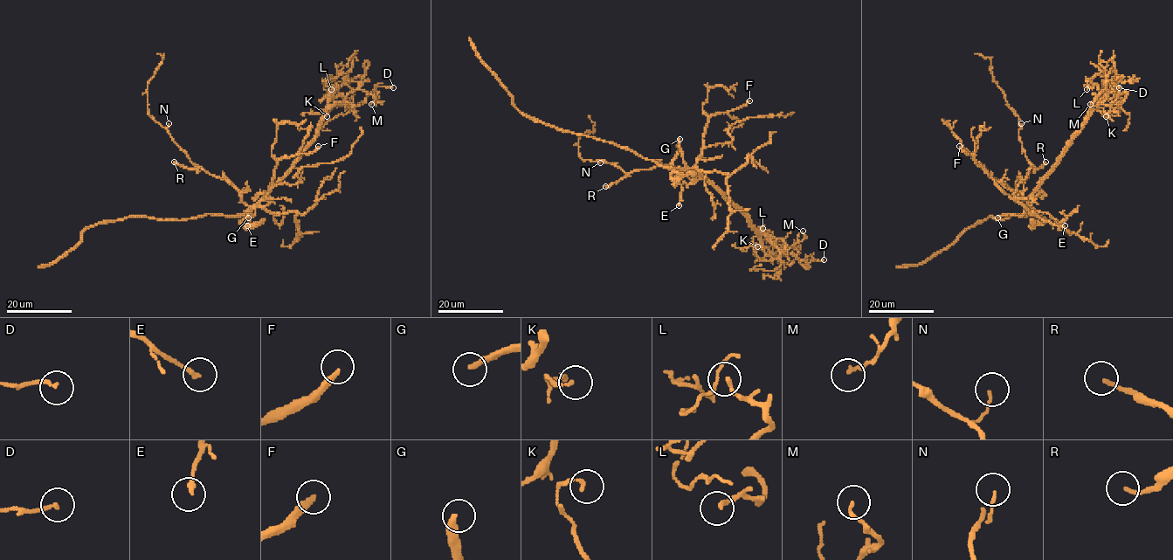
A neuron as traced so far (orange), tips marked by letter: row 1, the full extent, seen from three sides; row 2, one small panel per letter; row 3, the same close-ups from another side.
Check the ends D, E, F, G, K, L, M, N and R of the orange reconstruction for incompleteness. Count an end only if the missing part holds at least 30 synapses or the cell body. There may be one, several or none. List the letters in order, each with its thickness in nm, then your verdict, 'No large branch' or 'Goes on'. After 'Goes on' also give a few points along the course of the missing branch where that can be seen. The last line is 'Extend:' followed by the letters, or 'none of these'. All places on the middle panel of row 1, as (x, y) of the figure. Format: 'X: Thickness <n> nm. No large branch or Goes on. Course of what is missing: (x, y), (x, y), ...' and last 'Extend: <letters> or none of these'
D: Thickness 160 nm. No large branch
E: Thickness 200 nm. No large branch
F: Thickness 240 nm. No large branch
G: Thickness 280 nm. Goes on. Course of what is missing: (679, 139), (677, 103), (666, 93)
K: Thickness 180 nm. No large branch
L: Thickness 130 nm. No large branch
M: Thickness 140 nm. No large branch
N: Thickness 90 nm. No large branch
R: Thickness 150 nm. No large branch
Extend: G

